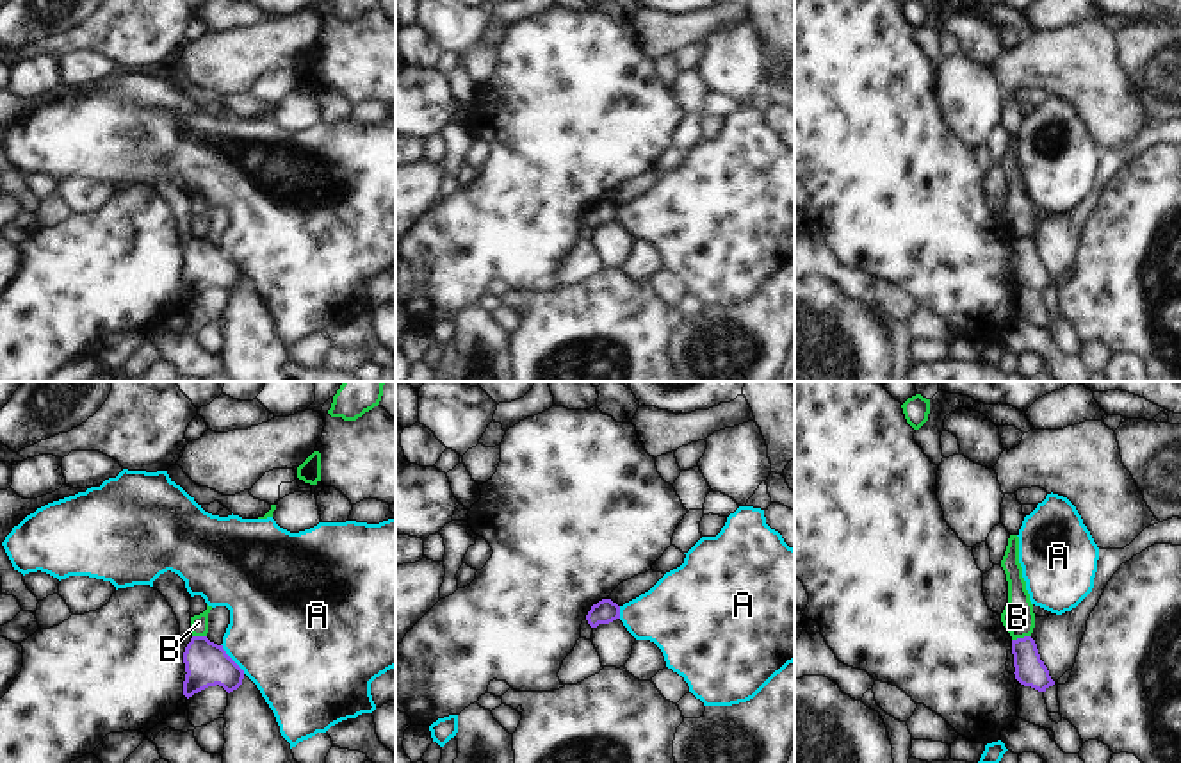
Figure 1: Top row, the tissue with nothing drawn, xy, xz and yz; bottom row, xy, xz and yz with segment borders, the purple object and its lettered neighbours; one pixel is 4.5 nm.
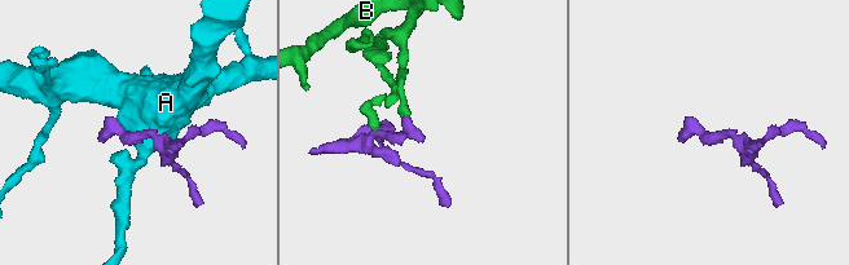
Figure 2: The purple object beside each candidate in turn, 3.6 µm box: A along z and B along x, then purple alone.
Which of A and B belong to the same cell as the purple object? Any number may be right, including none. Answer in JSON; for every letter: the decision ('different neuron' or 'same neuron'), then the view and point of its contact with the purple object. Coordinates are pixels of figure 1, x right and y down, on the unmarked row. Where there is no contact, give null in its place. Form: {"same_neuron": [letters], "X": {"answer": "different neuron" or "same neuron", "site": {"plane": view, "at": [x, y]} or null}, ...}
{"same_neuron": [], "A": {"answer": "different neuron", "site": {"plane": "xy", "at": [230, 259]}}, "B": {"answer": "different neuron", "site": {"plane": "yz", "at": [1021, 239]}}}

